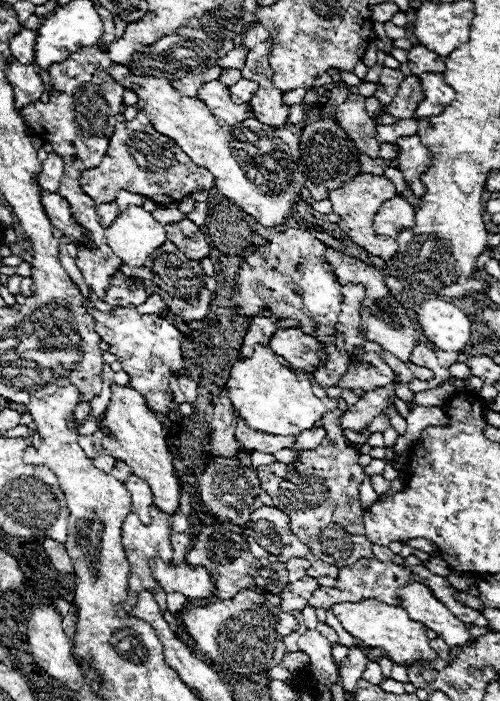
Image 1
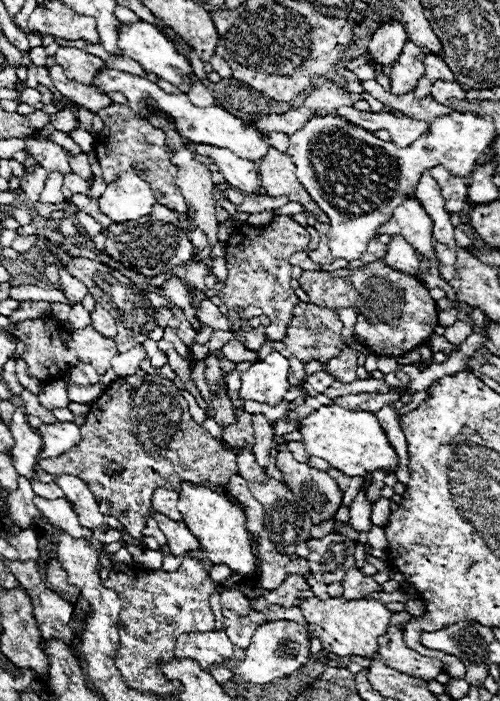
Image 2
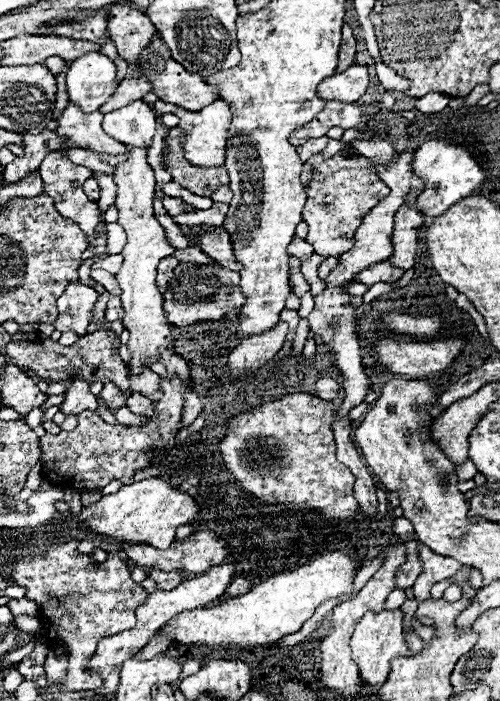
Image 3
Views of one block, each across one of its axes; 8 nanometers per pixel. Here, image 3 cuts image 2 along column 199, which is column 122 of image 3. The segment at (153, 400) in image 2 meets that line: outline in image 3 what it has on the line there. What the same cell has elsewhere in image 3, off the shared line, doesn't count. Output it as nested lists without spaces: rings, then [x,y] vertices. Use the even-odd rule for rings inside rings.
[[[176,374],[172,378],[160,378],[160,390],[162,398],[154,402],[154,410],[158,416],[148,420],[144,426],[120,426],[120,424],[108,424],[104,422],[94,410],[84,410],[78,414],[78,426],[70,432],[60,432],[60,434],[46,434],[40,438],[40,452],[42,452],[42,474],[50,480],[50,484],[60,486],[60,488],[70,488],[70,490],[80,490],[80,492],[94,492],[102,490],[106,484],[112,480],[120,480],[122,484],[132,484],[134,482],[134,470],[138,468],[148,468],[152,466],[154,456],[160,452],[168,452],[176,448],[178,442],[178,430],[180,430],[180,420],[182,420],[182,410],[184,410],[184,394],[194,388],[194,382],[182,382]]]

